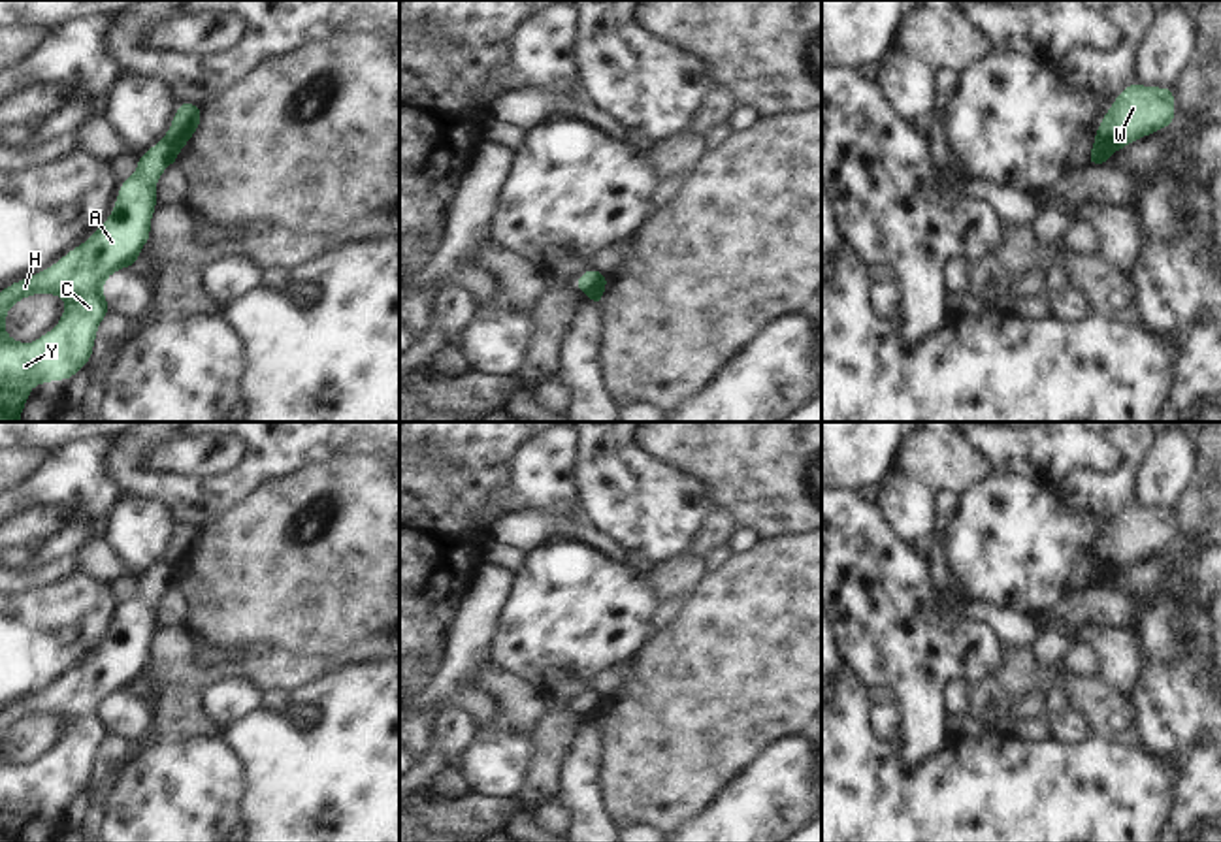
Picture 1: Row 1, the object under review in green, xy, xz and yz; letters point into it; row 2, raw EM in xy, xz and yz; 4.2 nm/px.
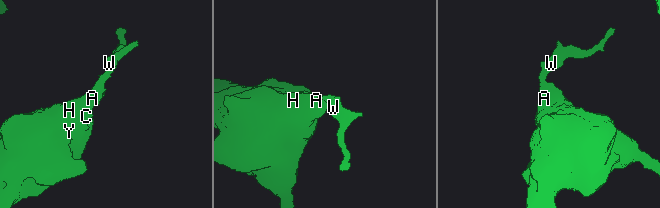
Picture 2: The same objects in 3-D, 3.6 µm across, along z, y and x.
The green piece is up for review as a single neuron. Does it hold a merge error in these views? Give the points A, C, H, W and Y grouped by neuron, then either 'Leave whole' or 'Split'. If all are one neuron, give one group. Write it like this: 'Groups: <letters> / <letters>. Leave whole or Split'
Groups: A C H Y / W. Split

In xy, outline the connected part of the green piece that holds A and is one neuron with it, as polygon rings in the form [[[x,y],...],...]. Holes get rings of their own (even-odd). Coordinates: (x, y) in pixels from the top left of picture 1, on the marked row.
[[[160,139],[139,154],[138,170],[128,179],[121,181],[117,202],[107,220],[87,241],[60,256],[60,260],[47,269],[15,281],[0,290],[0,422],[21,422],[19,416],[36,384],[72,381],[72,377],[92,358],[98,326],[106,315],[111,313],[104,298],[104,283],[111,273],[138,266],[139,251],[151,239],[151,220],[158,205],[156,183],[168,166],[177,164],[179,153],[179,145]],[[38,294],[62,298],[66,301],[66,311],[60,315],[58,324],[38,341],[19,343],[6,333],[6,315],[17,301]]]

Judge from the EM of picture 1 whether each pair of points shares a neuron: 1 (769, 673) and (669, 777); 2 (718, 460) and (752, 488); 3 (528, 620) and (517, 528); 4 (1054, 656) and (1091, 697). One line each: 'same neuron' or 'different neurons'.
1: same neuron
2: same neuron
3: different neurons
4: different neurons

